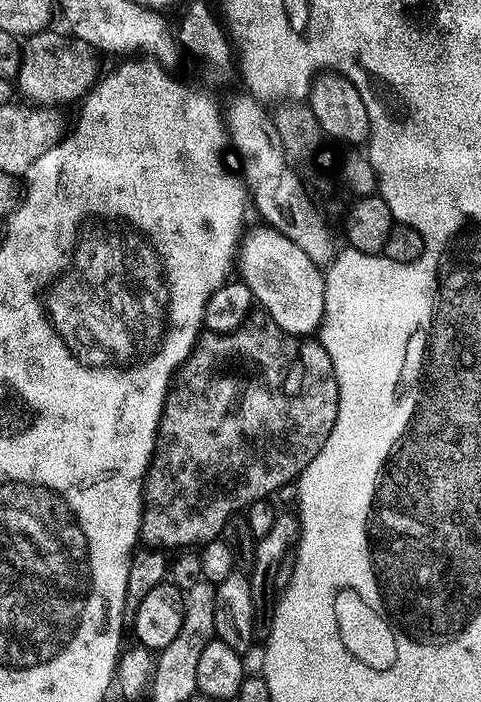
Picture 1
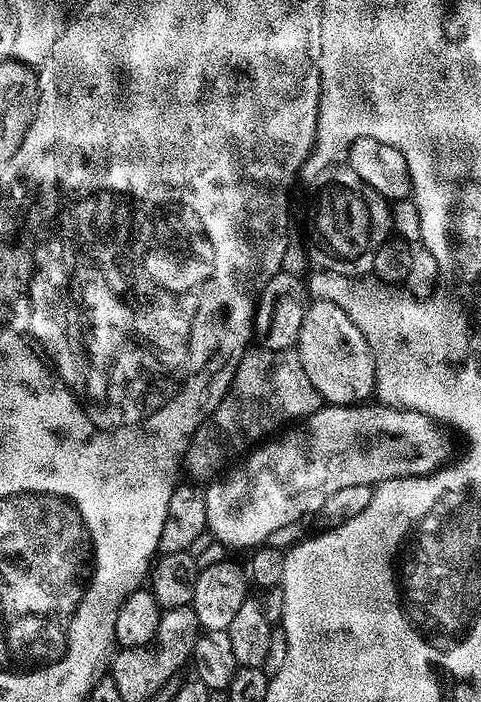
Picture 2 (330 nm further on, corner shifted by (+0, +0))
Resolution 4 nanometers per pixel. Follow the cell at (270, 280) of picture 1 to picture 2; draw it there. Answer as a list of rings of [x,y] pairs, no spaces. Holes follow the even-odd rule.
[[[313,299],[308,309],[308,316],[302,322],[300,337],[296,343],[295,351],[302,362],[302,370],[314,382],[314,390],[320,395],[321,401],[328,406],[360,406],[373,399],[376,391],[376,367],[372,358],[366,338],[350,318],[340,308],[334,306],[329,300]]]

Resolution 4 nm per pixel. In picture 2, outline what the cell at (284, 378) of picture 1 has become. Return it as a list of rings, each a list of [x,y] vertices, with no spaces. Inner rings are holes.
[[[259,346],[249,347],[242,362],[238,362],[228,393],[189,440],[183,467],[187,475],[189,472],[193,476],[189,476],[193,481],[211,481],[253,446],[279,433],[285,426],[314,414],[320,407],[320,395],[314,390],[314,382],[310,382],[306,370],[302,370],[302,362],[295,351],[275,352]]]

